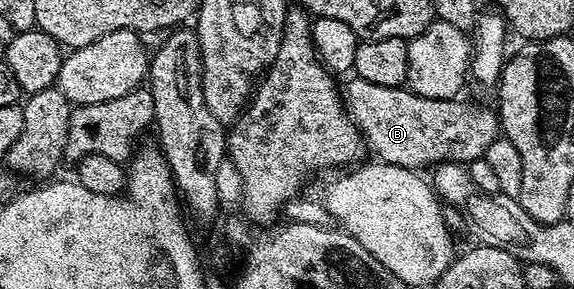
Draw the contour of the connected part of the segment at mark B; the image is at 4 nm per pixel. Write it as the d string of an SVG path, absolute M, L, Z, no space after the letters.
M357 76L350 80L341 93L347 116L363 134L366 148L372 149L382 164L423 171L444 161L470 163L480 160L489 143L501 135L499 114L494 108L482 109L464 99L425 99L410 88L377 87L377 83L365 83Z

